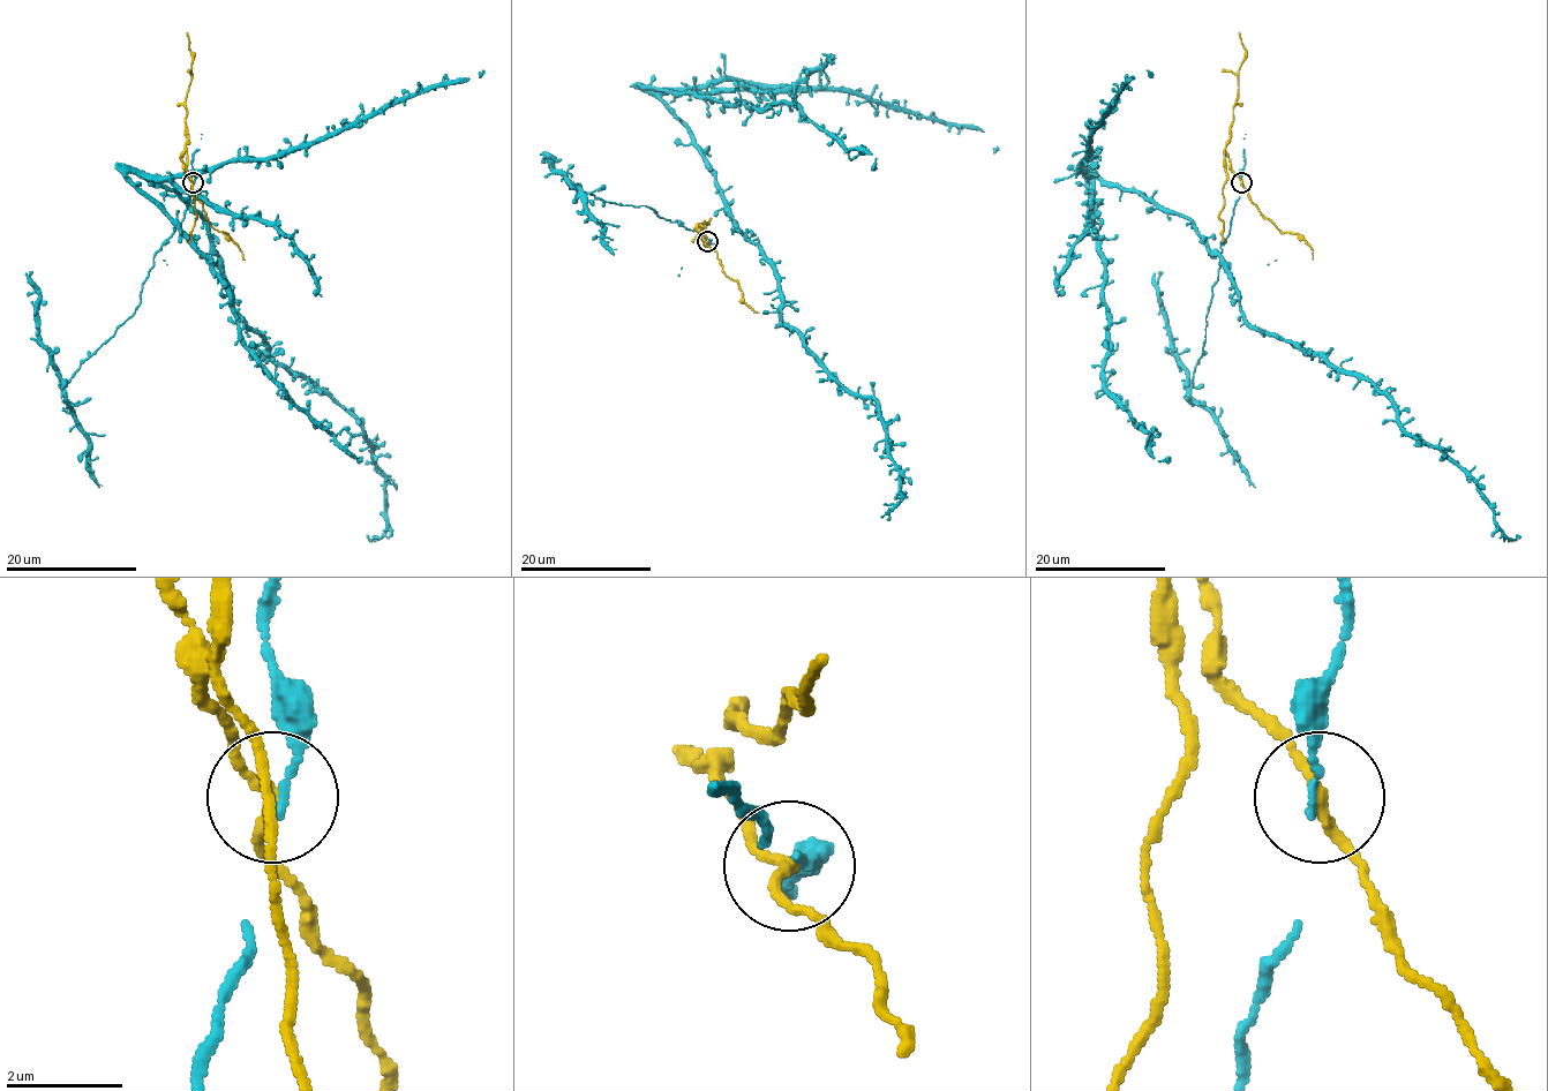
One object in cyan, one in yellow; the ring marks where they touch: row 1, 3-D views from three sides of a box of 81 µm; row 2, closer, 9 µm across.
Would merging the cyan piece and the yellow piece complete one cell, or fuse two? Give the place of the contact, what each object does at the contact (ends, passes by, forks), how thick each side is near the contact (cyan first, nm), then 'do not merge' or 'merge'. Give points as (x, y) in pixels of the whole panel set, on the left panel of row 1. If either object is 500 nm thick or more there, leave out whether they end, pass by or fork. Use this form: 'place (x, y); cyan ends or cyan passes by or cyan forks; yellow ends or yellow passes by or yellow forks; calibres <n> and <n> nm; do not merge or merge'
place (193, 182); cyan ends; yellow passes by; calibres 130 and 180 nm; do not merge

